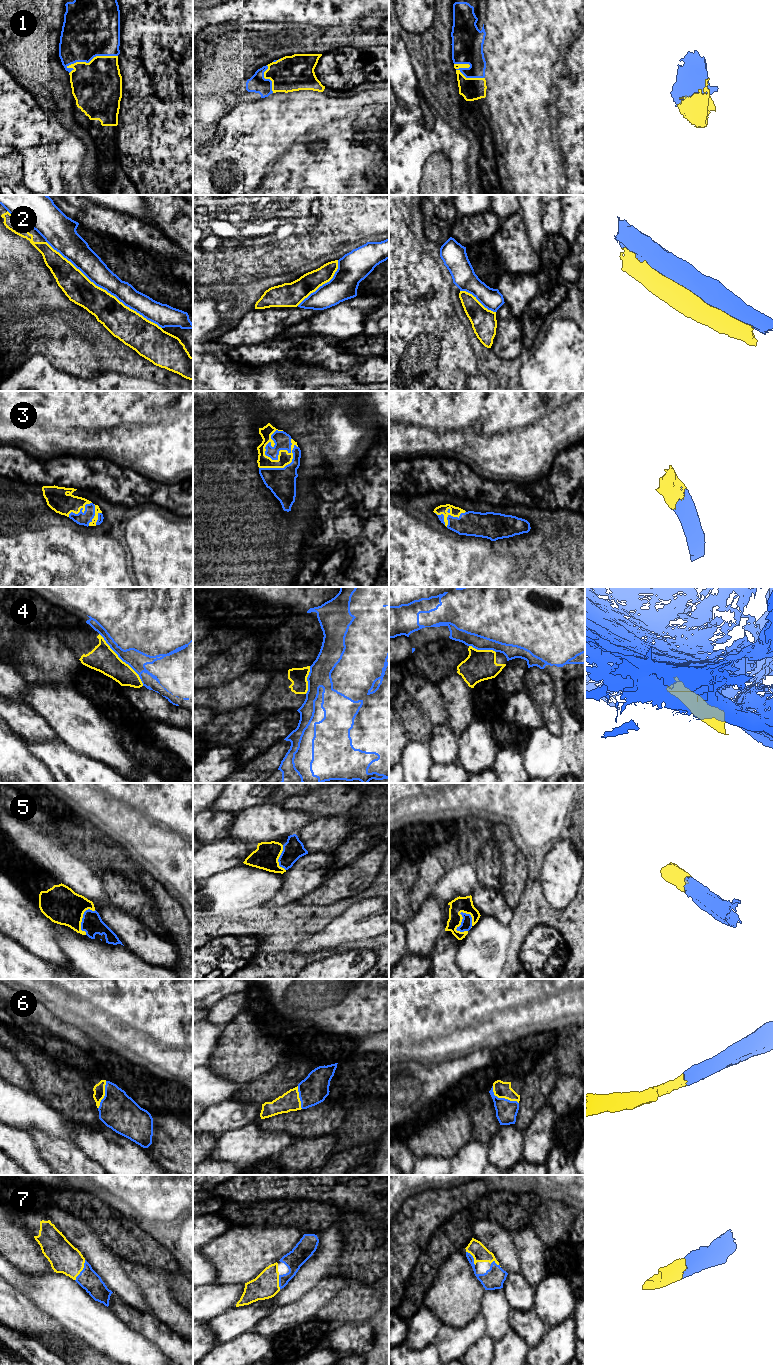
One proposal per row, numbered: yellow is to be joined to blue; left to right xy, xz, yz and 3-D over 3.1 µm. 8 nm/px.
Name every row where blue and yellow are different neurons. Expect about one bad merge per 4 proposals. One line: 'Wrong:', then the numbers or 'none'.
Wrong: 2, 4

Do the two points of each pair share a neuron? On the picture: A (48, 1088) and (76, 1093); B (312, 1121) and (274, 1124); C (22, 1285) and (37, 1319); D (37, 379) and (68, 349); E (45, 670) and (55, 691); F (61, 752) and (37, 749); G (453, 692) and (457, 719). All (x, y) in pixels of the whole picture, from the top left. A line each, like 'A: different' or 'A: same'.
A: same
B: same
C: different
D: different
E: different
F: same
G: same

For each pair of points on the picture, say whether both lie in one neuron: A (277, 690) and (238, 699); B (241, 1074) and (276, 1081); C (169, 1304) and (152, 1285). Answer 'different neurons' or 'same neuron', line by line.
A: different neurons
B: different neurons
C: same neuron

